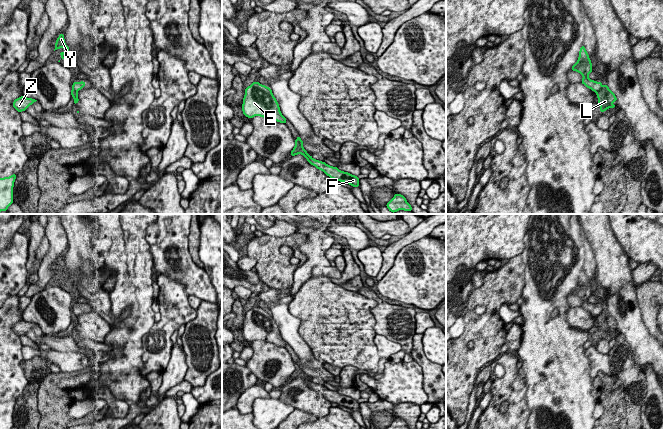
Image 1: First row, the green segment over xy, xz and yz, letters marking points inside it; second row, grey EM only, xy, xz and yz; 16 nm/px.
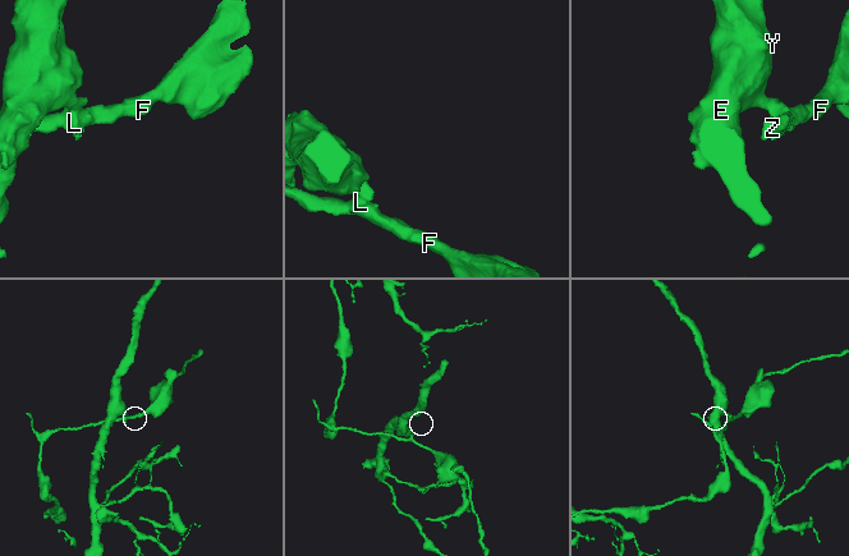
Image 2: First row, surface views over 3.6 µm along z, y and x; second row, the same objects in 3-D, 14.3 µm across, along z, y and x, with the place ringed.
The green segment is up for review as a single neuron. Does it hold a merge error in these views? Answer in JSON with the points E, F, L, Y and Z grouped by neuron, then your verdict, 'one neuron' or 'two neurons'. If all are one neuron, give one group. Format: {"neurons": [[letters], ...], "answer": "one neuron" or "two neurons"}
{"neurons": [["E", "Y"], ["F", "L", "Z"]], "answer": "two neurons"}

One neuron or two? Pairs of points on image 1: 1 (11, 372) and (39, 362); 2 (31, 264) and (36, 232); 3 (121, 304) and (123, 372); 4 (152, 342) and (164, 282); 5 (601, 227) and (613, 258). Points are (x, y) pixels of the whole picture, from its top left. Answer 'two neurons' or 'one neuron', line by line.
1: two neurons
2: one neuron
3: one neuron
4: one neuron
5: one neuron

